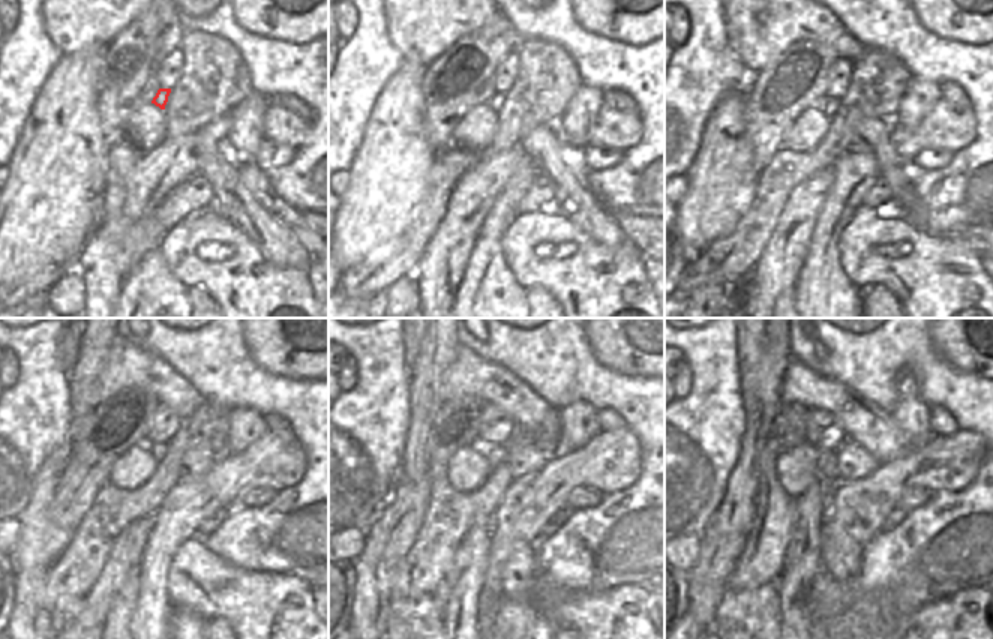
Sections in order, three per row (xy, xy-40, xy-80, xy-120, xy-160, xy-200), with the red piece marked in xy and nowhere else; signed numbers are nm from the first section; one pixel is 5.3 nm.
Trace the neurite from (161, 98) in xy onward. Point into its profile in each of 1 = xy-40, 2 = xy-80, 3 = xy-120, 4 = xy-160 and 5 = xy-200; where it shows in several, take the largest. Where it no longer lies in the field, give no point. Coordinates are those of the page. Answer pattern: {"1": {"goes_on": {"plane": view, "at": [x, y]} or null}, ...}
{"1": {"goes_on": {"plane": "xy-40", "at": [497, 99]}}, "2": {"goes_on": {"plane": "xy-80", "at": [831, 104]}}, "3": {"goes_on": {"plane": "xy-120", "at": [158, 452]}}, "4": {"goes_on": {"plane": "xy-160", "at": [497, 452]}}, "5": {"goes_on": {"plane": "xy-200", "at": [825, 464]}}}

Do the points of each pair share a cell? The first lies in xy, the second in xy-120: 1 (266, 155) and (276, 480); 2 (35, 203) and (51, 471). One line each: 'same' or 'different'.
1: different
2: same

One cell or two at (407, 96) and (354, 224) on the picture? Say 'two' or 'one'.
one

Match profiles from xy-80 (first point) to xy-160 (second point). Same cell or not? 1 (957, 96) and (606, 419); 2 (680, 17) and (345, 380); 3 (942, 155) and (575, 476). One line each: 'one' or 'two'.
1: one
2: one
3: two

